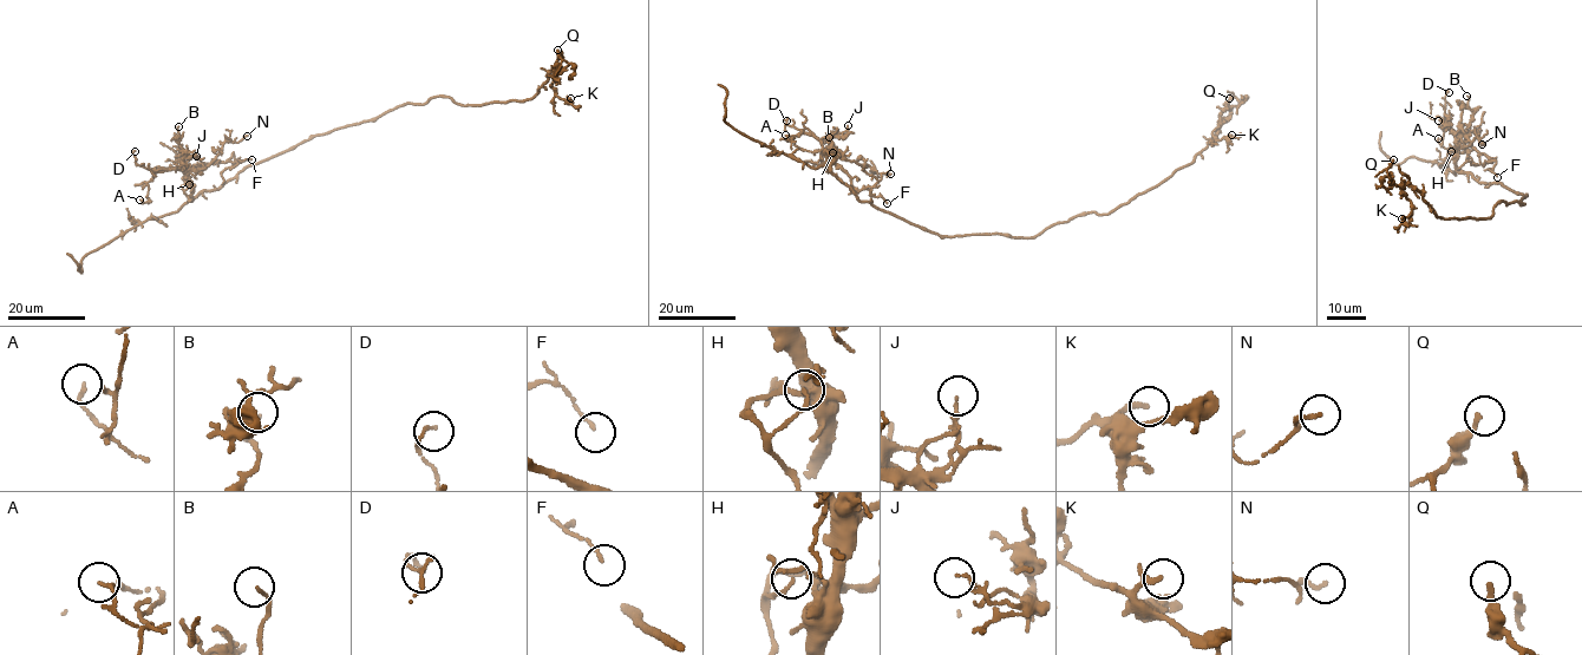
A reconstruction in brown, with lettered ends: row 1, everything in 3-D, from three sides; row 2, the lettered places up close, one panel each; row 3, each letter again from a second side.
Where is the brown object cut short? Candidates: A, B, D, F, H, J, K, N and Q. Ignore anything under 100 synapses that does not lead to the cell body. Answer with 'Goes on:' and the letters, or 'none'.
Goes on: none

